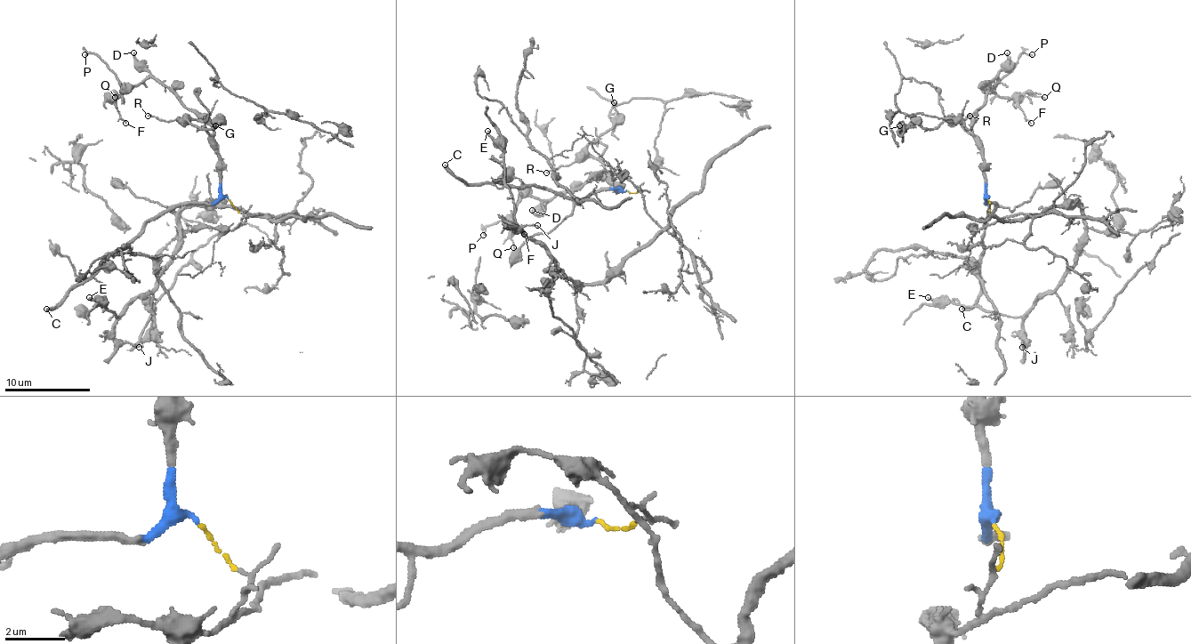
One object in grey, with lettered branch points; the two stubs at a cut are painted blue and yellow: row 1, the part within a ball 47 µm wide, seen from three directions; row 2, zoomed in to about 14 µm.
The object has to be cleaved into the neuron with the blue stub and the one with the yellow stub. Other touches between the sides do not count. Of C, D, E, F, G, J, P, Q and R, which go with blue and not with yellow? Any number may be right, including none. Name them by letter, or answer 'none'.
C, D, F, G, P, Q, R

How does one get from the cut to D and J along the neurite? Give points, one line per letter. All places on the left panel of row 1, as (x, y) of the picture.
D: (227, 199), (221, 192), (219, 148), (213, 128), (163, 85), (132, 52)
J: (227, 199), (242, 225), (261, 216), (204, 205), (180, 214), (173, 259), (116, 324), (120, 341), (139, 347)

